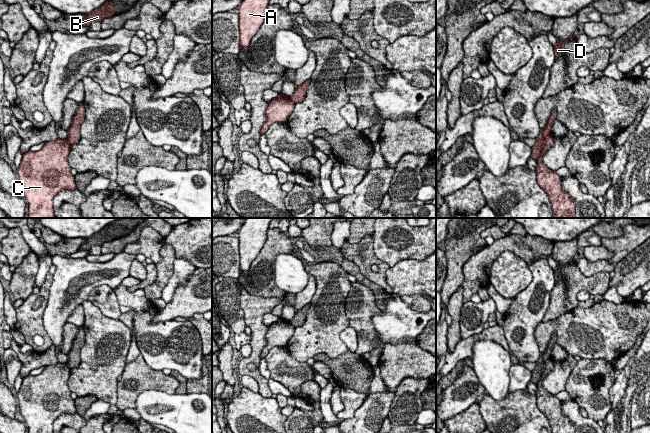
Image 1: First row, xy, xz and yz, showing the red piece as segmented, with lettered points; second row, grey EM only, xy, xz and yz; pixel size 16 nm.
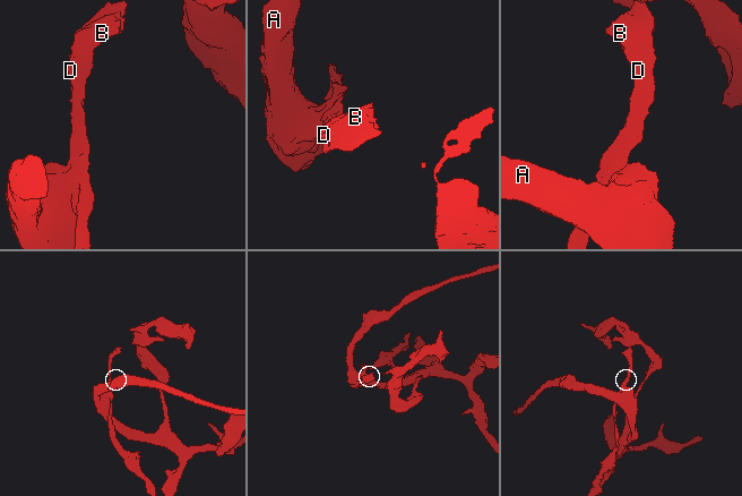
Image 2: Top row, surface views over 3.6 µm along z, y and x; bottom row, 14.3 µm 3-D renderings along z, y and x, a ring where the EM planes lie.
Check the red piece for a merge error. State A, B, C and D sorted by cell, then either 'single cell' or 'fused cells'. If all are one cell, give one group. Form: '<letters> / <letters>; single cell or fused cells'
A C / B D; fused cells

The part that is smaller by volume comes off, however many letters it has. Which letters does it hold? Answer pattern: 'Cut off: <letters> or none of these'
Cut off: B, D

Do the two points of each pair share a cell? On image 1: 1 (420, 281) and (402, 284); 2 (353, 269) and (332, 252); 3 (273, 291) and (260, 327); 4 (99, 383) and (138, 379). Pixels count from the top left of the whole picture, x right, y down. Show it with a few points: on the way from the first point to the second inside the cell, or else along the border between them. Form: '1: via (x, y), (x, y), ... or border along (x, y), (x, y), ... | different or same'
1: via (416, 281), (406, 281) | same
2: via (348, 266), (337, 257) | same
3: border along (248, 292), (264, 297), (277, 297), (281, 300) | different
4: border along (126, 364), (117, 384), (117, 401), (112, 404) | different

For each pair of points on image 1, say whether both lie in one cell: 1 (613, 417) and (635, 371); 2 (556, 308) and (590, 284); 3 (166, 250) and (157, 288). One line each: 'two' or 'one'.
1: one
2: one
3: one

